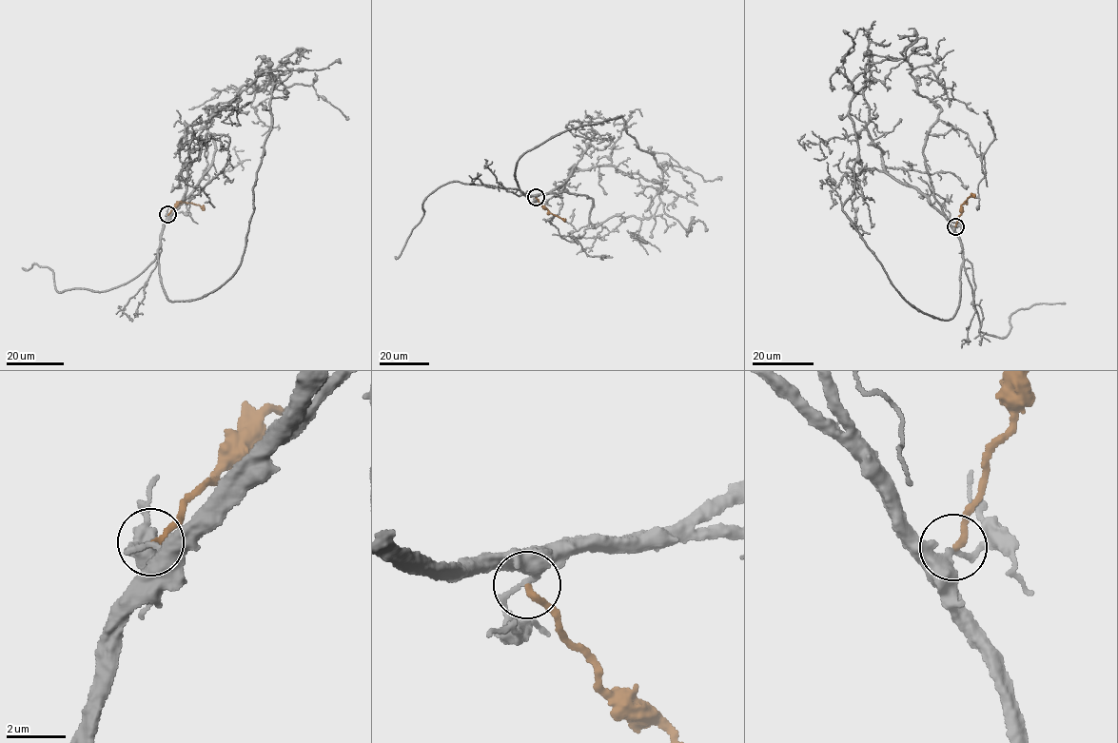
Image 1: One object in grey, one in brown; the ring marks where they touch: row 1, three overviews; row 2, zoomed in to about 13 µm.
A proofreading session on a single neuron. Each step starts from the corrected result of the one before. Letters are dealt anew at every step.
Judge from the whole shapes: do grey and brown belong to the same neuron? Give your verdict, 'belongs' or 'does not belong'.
does not belong

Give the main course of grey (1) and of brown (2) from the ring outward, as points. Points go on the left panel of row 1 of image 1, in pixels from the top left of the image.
1: (167, 214), (211, 164), (205, 124), (219, 104), (270, 72), (274, 84), (292, 70), (341, 63)
2: (167, 214), (179, 202), (196, 204), (205, 210)

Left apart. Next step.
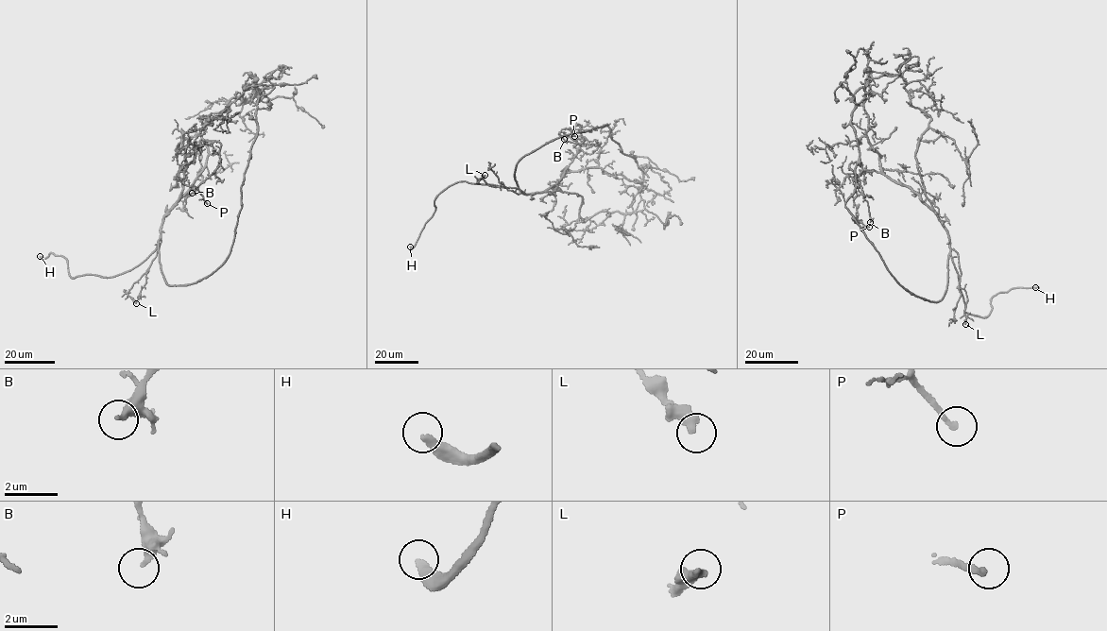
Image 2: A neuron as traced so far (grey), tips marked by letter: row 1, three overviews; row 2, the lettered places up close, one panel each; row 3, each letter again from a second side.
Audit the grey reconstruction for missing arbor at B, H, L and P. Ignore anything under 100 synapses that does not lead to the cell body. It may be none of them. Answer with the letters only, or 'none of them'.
H

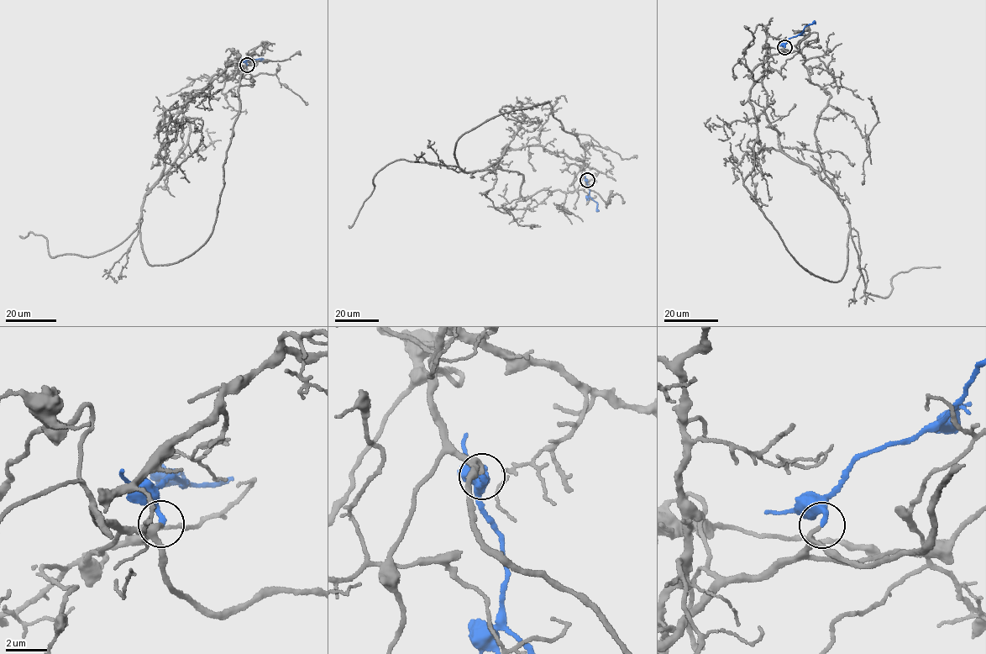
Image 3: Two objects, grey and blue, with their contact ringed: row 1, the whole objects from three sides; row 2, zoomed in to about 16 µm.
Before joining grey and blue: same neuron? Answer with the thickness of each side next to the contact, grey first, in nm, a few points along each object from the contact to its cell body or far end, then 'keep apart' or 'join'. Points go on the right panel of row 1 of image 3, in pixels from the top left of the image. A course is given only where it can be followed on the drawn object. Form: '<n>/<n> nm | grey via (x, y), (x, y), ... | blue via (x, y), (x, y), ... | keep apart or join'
200/240 nm | grey via (784, 47), (831, 95), (815, 133), (831, 187), (784, 152), (768, 120), (763, 25), (742, 54) | blue via (784, 47), (789, 39), (799, 34), (806, 26), (815, 23) | join

